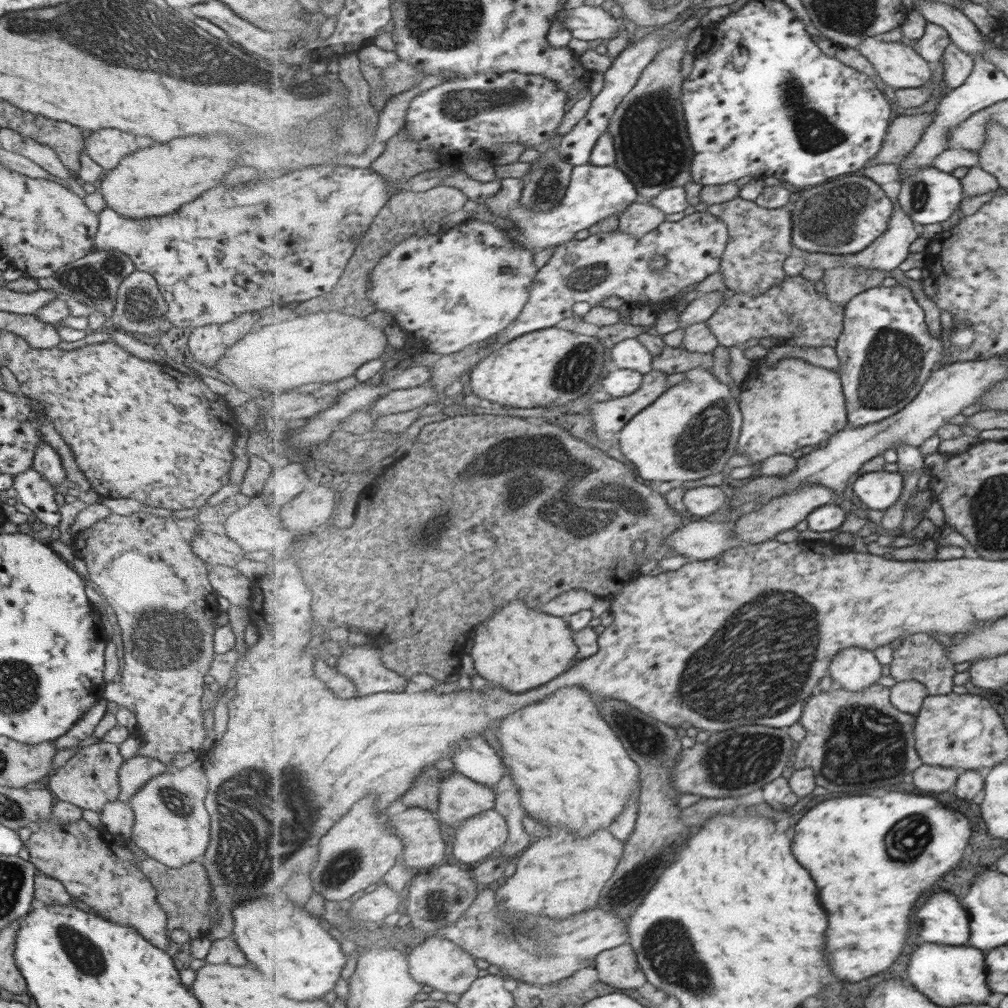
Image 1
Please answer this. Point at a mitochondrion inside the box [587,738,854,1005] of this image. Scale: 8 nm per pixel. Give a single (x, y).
(667, 948)

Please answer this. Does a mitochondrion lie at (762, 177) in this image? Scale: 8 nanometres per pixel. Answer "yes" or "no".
no

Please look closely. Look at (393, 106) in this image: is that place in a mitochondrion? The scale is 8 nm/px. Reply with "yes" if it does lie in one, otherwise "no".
no

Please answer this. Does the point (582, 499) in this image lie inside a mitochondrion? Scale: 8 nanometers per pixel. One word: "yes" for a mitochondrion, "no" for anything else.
yes

